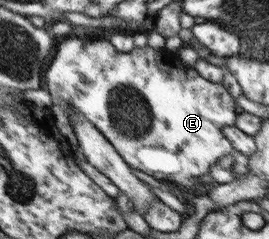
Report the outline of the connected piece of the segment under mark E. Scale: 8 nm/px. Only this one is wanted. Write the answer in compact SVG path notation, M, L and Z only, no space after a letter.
M68 35L55 50L55 56L53 56L53 60L51 60L51 64L49 64L47 72L45 72L45 82L47 82L47 90L49 90L48 92L52 98L52 104L57 104L57 106L60 106L69 114L68 118L71 126L74 126L72 116L75 113L81 113L111 142L112 146L117 149L117 154L125 160L127 166L142 170L149 174L149 176L153 176L153 178L169 186L175 184L181 187L195 188L195 183L199 182L197 178L203 176L203 174L209 174L209 167L212 167L224 156L231 156L234 159L232 173L235 179L245 177L250 169L249 156L243 156L241 151L237 151L222 131L224 126L233 126L235 124L236 116L238 115L235 113L236 99L227 91L227 88L223 86L222 82L211 82L203 78L193 67L187 66L182 61L179 61L174 52L169 52L165 48L154 49L149 45L145 45L142 48L135 47L132 51L119 52L109 41L91 41L85 38L81 40L81 38L77 38L77 36Z

